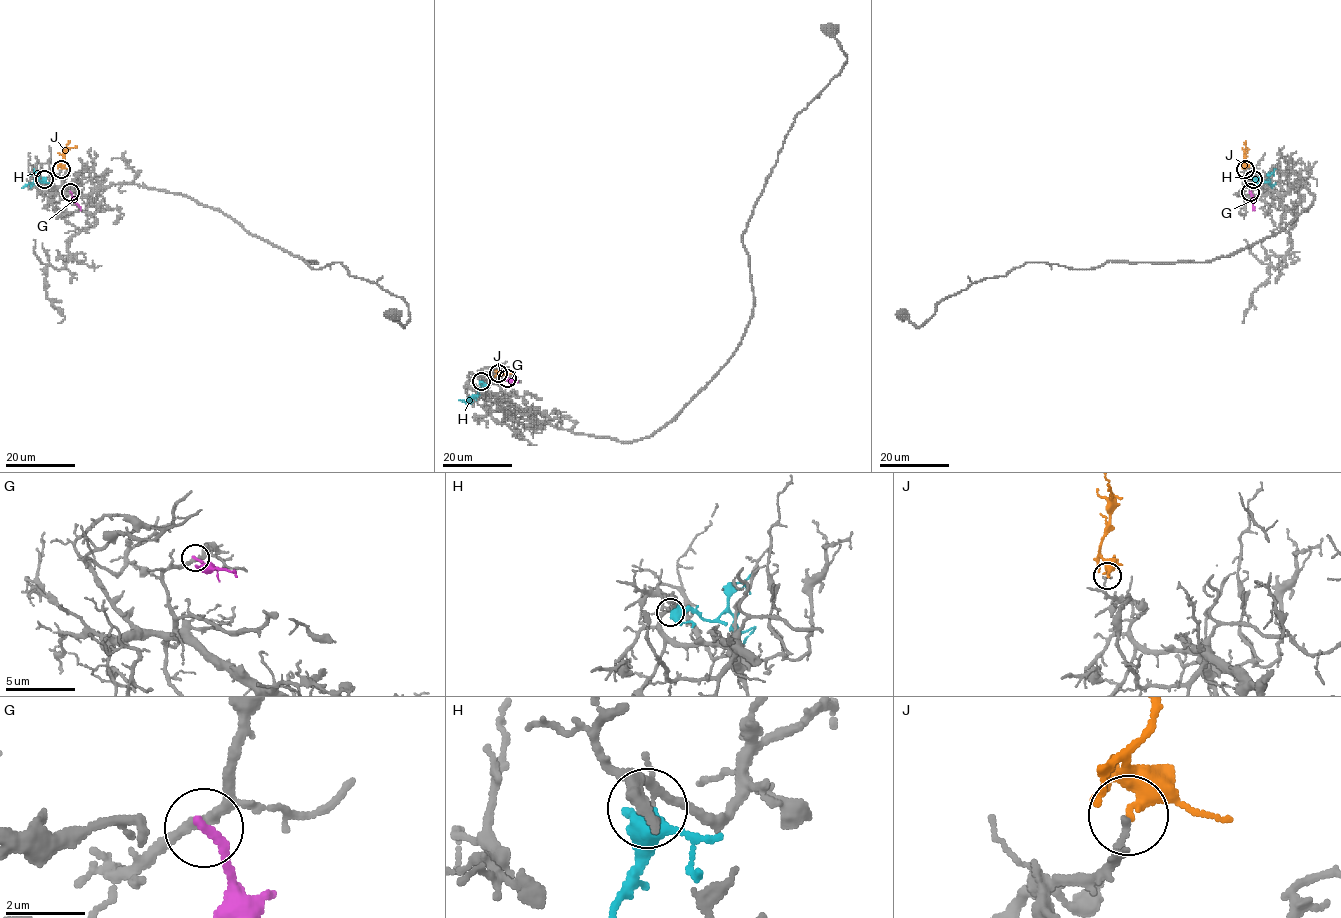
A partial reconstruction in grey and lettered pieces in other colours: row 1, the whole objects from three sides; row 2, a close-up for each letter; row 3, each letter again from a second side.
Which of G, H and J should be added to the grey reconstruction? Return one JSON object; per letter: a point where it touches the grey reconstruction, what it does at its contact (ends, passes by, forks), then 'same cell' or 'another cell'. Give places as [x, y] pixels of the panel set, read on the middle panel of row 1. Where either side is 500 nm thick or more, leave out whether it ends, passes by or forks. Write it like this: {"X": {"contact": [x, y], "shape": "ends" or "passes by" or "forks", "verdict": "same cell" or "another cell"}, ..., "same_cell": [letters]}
{"G": {"contact": [507, 378], "shape": "ends", "verdict": "another cell"}, "H": {"contact": [481, 381], "shape": "passes by", "verdict": "another cell"}, "J": {"contact": [498, 373], "shape": "ends", "verdict": "another cell"}, "same_cell": []}

